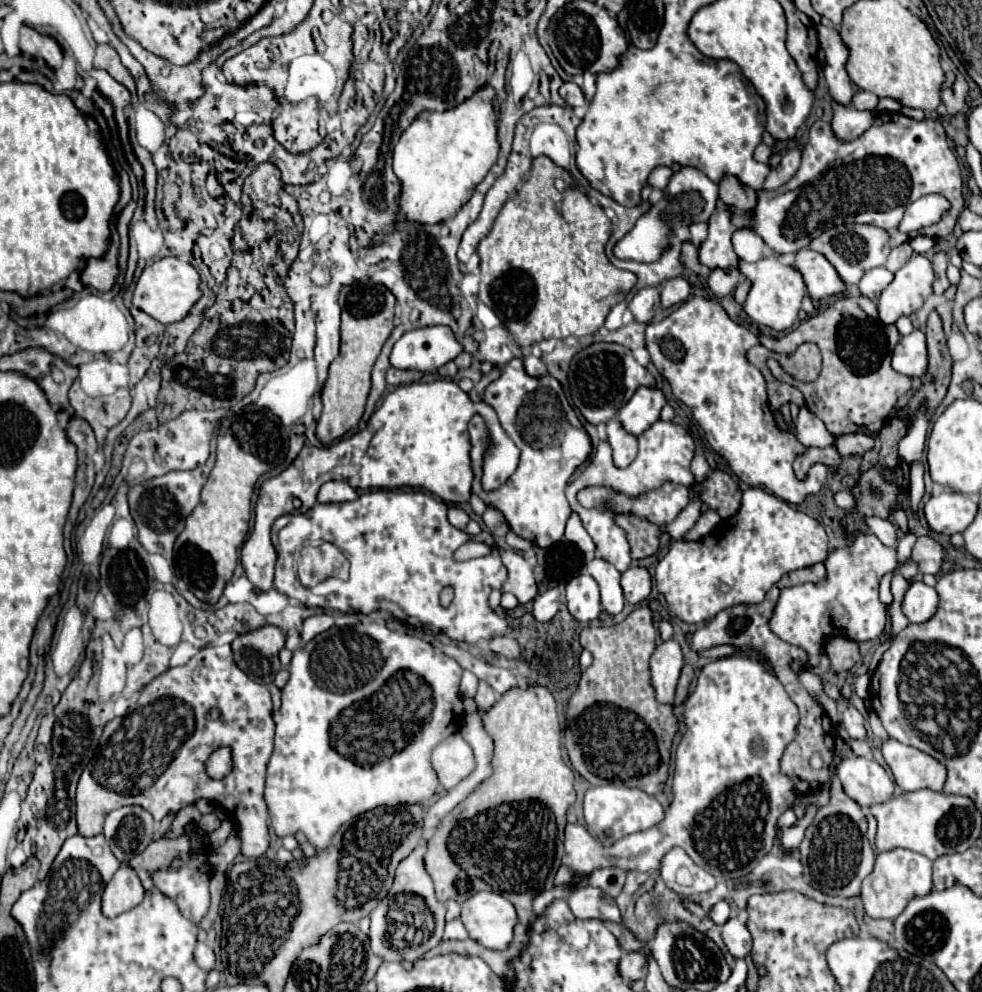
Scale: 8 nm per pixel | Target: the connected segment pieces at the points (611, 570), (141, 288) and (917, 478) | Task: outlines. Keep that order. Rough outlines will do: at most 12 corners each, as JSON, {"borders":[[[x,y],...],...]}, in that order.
{"borders":[[[604,559],[586,563],[586,571],[600,585],[602,607],[620,613],[624,595],[622,573]],[[178,257],[144,267],[132,303],[156,321],[184,319],[198,271]],[[924,465],[910,469],[910,507],[918,517],[918,503],[924,497]]]}

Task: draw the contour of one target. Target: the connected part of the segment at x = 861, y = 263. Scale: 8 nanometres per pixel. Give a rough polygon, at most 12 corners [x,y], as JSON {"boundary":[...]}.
{"boundary":[[858,223],[810,243],[846,285],[858,285],[890,253],[888,233]]}

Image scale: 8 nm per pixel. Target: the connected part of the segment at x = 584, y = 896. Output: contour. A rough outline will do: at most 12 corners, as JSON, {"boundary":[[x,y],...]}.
{"boundary":[[596,887],[576,889],[568,905],[578,919],[620,923],[612,897]]}

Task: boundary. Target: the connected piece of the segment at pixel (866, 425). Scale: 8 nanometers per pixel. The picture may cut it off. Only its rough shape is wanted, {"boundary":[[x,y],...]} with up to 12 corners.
{"boundary":[[840,297],[782,343],[820,347],[796,381],[836,437],[884,427],[910,377],[890,365],[900,333],[876,303]]}

